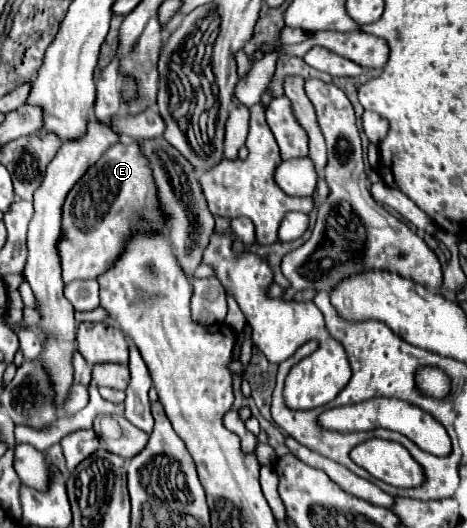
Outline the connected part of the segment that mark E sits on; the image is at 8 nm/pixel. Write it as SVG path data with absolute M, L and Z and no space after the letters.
M112 145L66 195L62 207L62 239L56 247L64 285L80 277L96 279L120 255L132 229L164 231L160 219L152 175L138 145Z

